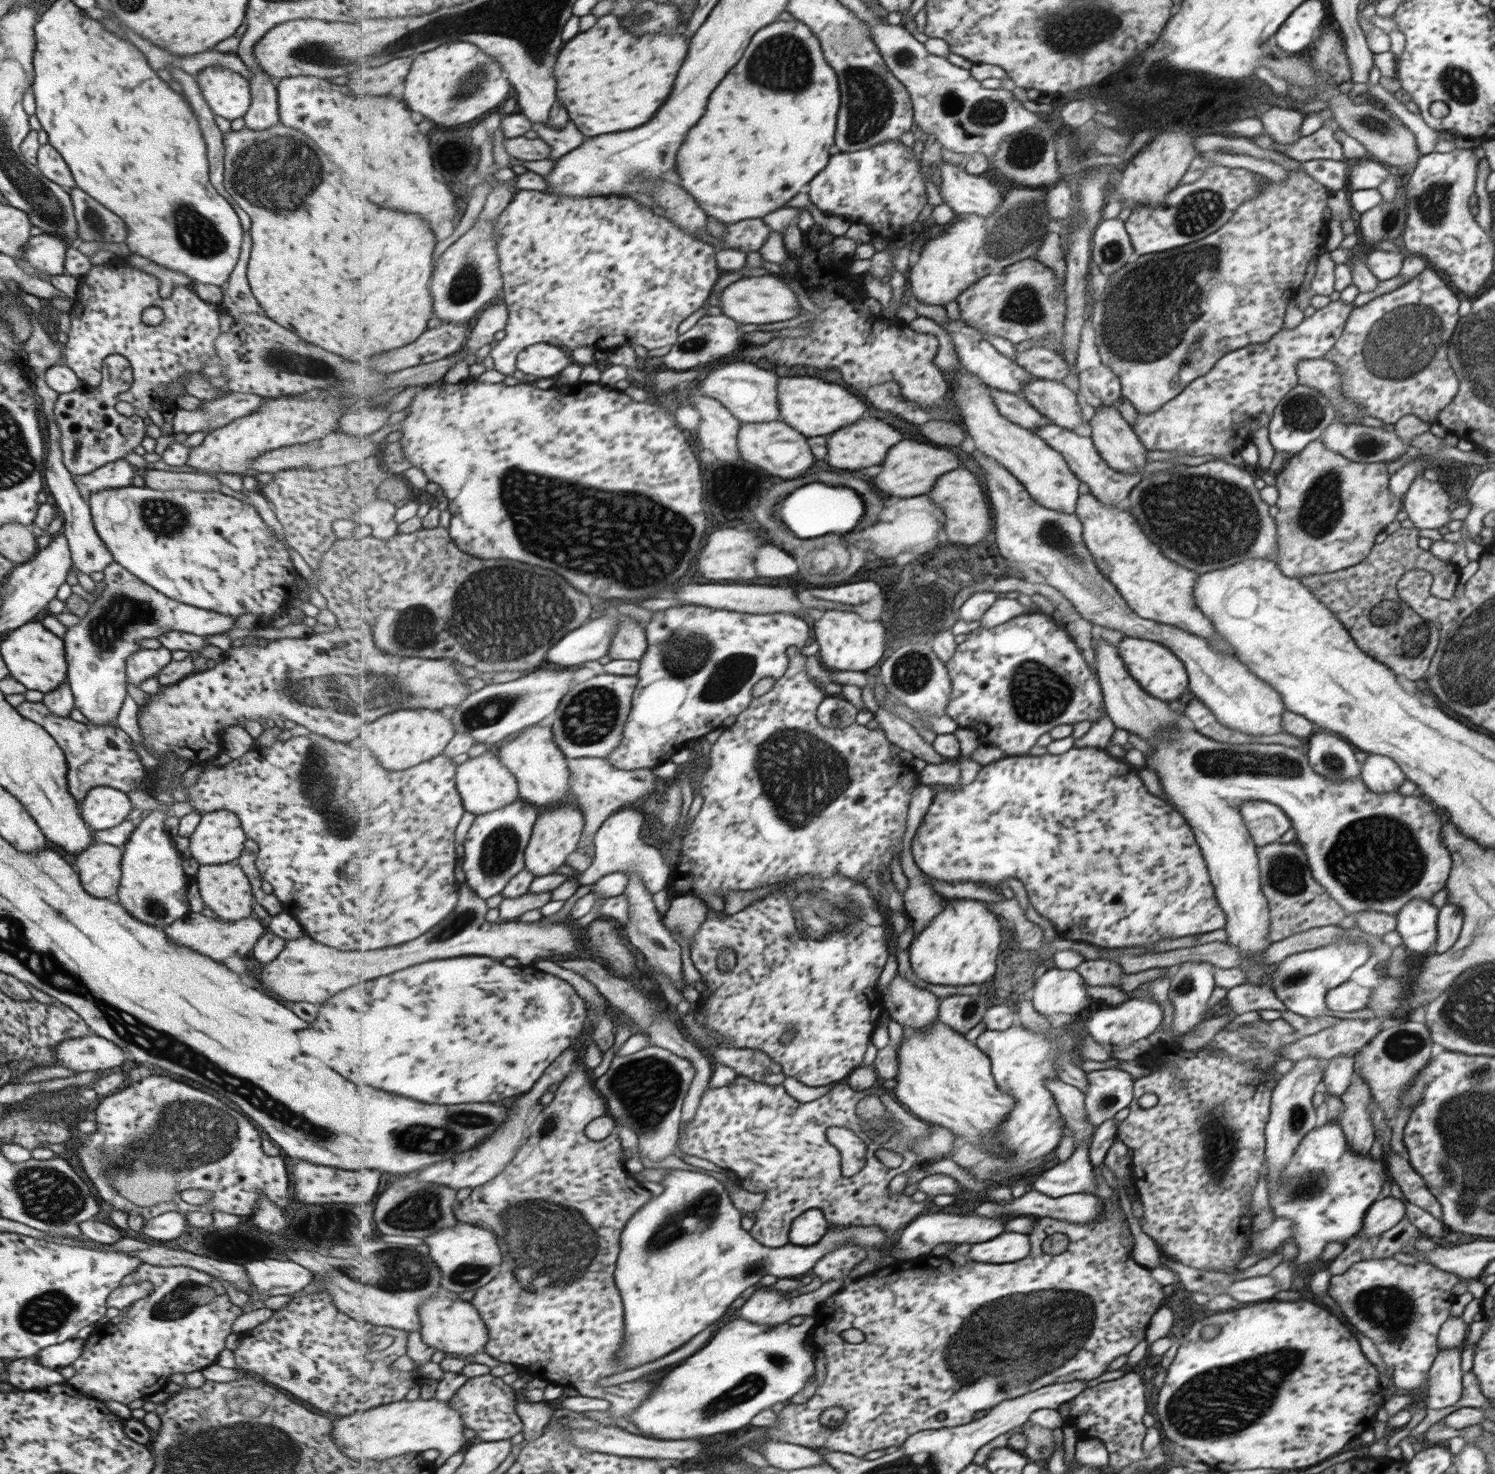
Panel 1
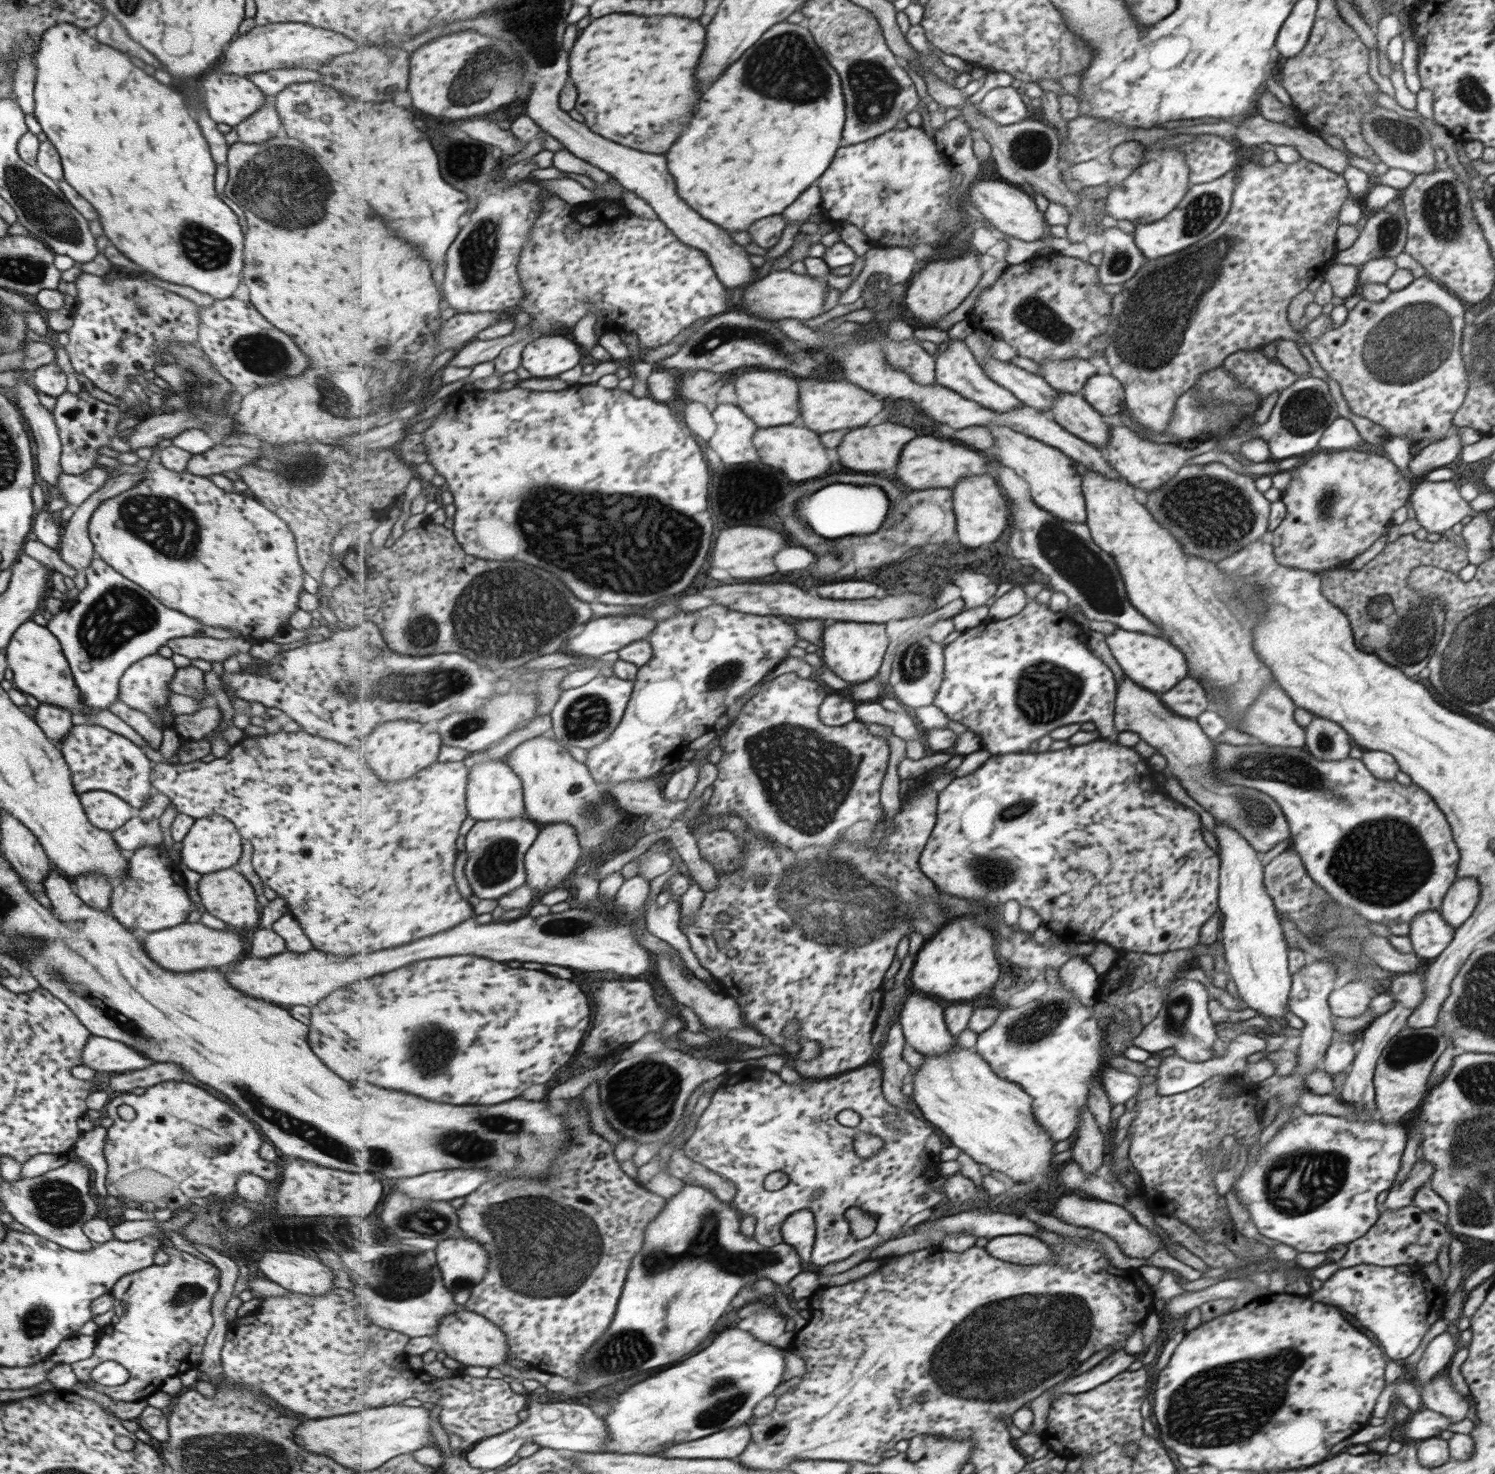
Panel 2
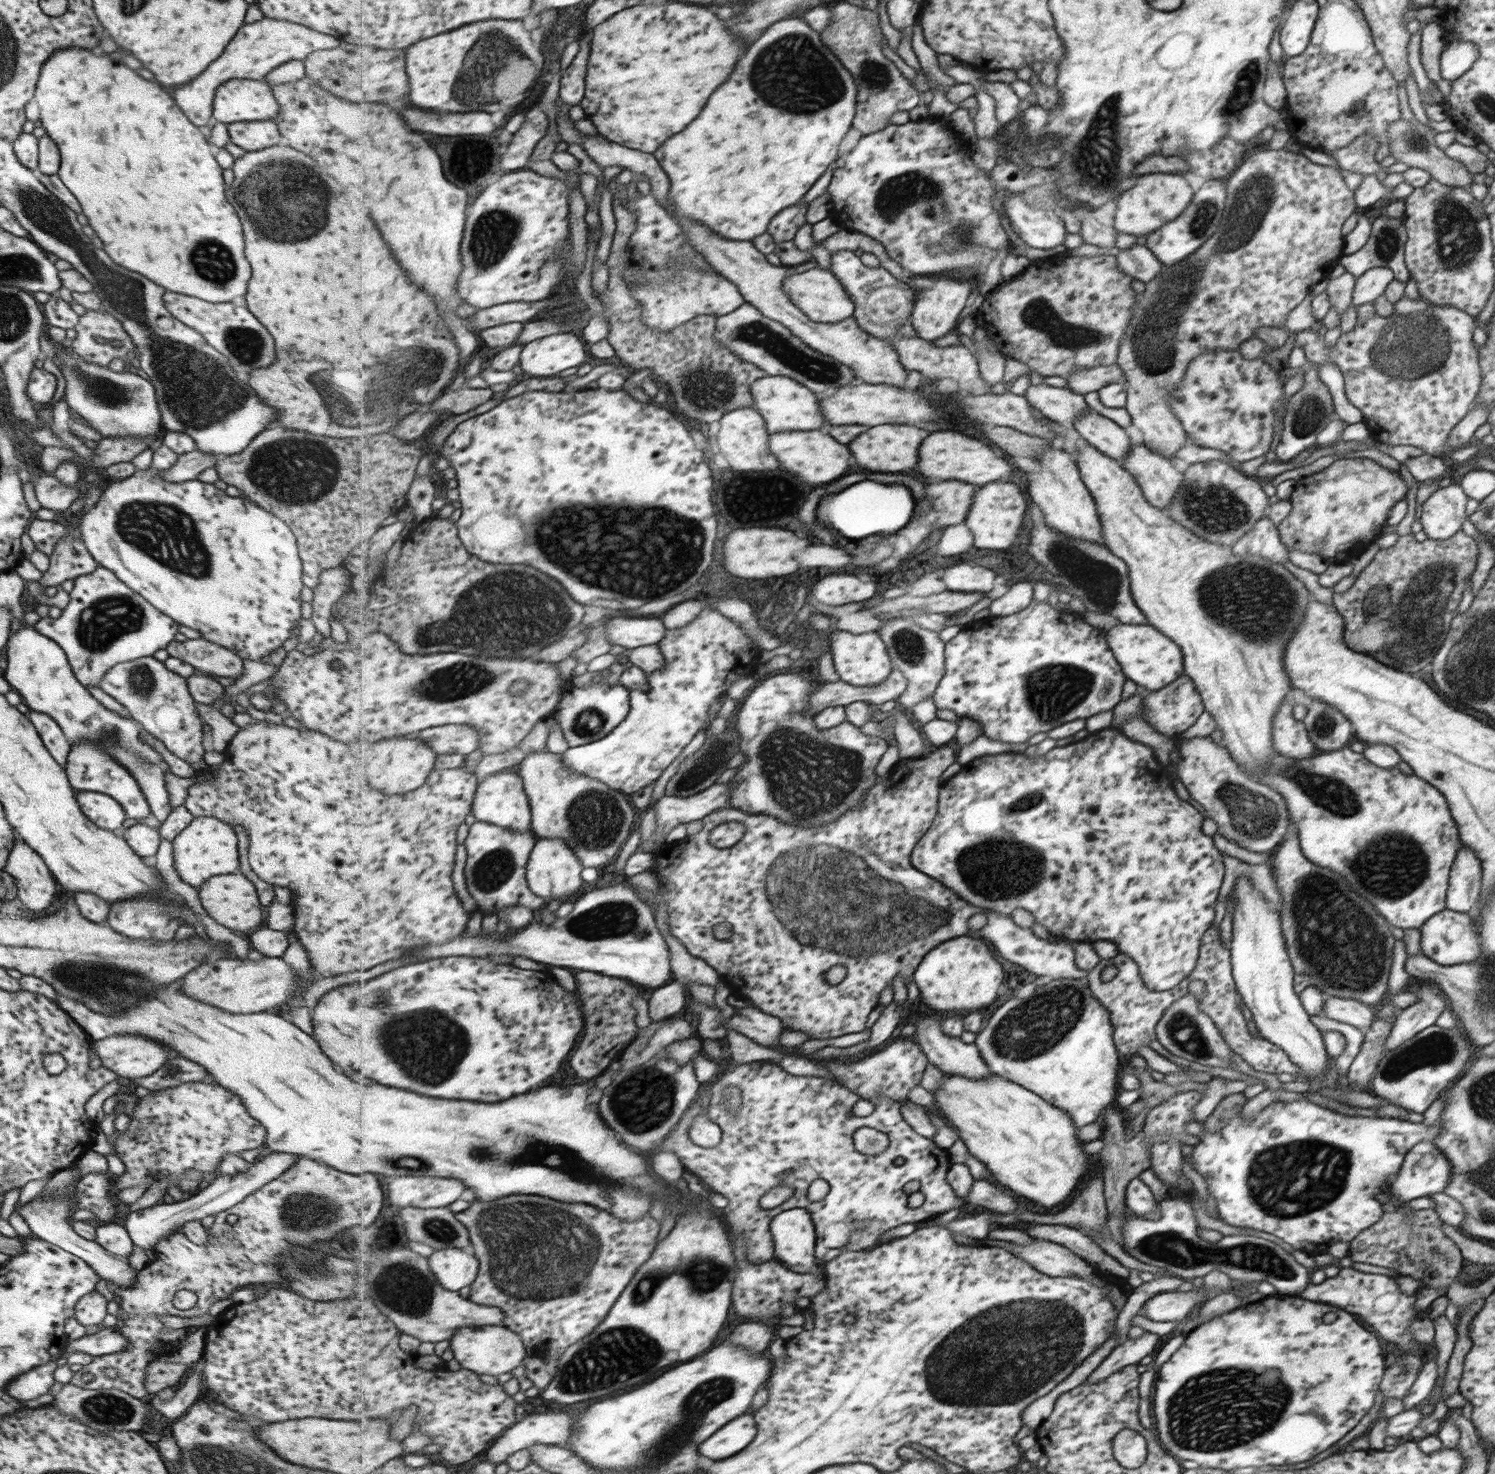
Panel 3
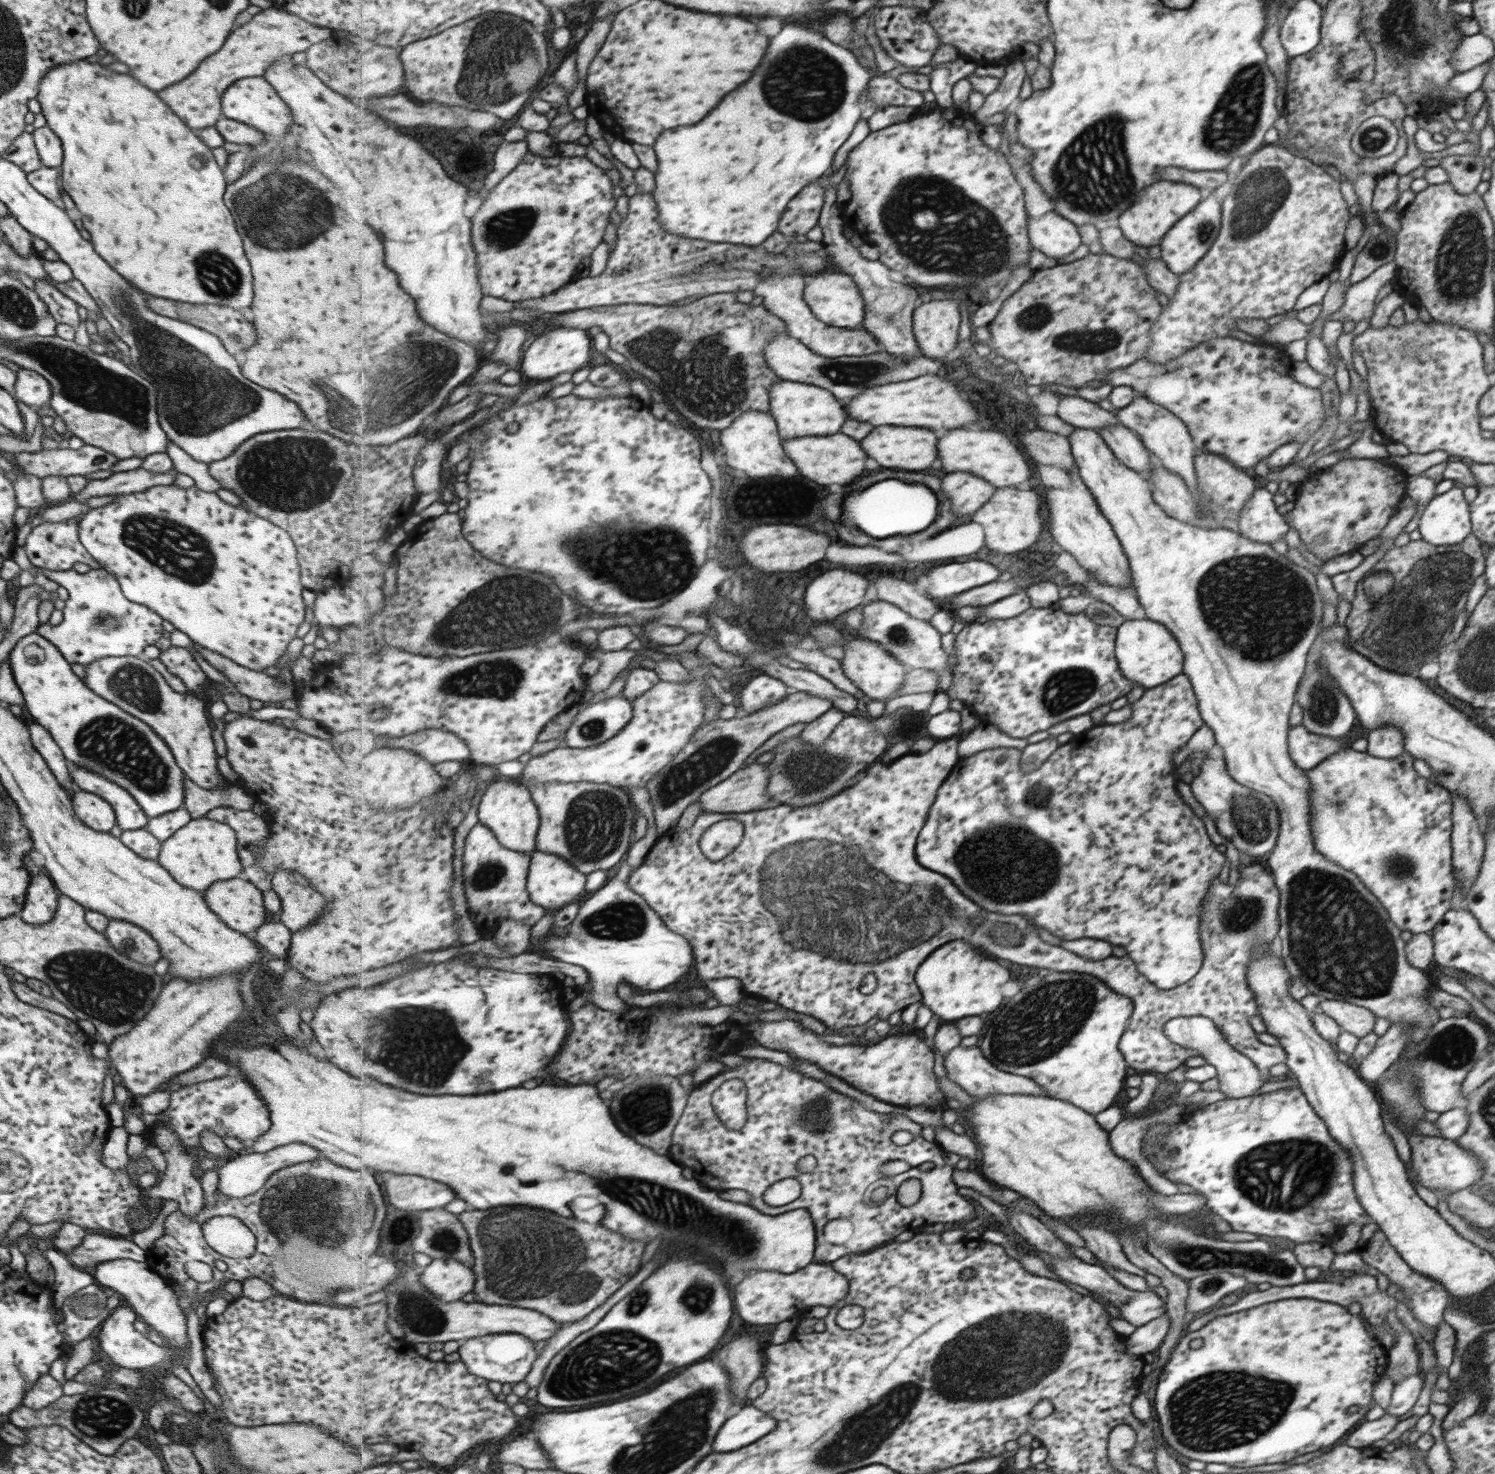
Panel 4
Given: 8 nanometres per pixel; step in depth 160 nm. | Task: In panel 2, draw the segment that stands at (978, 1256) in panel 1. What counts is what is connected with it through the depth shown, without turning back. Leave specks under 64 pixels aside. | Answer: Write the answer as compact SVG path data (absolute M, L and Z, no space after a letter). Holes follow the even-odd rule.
M1025 1234L999 1236L989 1240L985 1247L995 1258L1000 1258L1013 1265L1054 1263L1056 1261L1056 1256L1052 1254L1047 1244L1036 1237L1025 1236Z

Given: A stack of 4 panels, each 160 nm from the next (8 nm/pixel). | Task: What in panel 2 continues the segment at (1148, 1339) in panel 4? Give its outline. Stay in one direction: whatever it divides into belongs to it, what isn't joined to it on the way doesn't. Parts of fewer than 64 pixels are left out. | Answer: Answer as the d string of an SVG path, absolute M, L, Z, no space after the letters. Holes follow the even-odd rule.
M1114 1350L1109 1353L1099 1364L1092 1366L1084 1373L1074 1377L1064 1379L1060 1383L1056 1383L1056 1387L1052 1390L1050 1400L1059 1398L1062 1394L1079 1394L1087 1392L1087 1390L1095 1389L1097 1385L1107 1382L1116 1374L1128 1369L1131 1362L1141 1358L1141 1354L1128 1354L1123 1350Z

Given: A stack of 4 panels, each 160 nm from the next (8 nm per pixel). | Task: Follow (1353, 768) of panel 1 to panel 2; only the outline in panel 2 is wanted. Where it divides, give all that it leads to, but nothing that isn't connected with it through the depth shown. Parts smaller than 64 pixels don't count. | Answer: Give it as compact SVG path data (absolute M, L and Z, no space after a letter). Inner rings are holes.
M1314 716L1311 722L1305 726L1304 749L1313 754L1313 759L1321 761L1339 761L1347 758L1347 750L1351 750L1349 734L1335 722Z

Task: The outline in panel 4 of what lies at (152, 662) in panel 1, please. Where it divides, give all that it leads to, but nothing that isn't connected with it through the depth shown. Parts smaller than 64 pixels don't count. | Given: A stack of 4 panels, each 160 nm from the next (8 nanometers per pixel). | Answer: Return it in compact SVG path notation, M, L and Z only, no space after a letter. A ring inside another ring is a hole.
M141 656L103 657L85 665L85 686L97 696L144 722L166 744L174 762L191 782L205 790L222 791L229 782L217 770L207 707L189 692L173 691Z

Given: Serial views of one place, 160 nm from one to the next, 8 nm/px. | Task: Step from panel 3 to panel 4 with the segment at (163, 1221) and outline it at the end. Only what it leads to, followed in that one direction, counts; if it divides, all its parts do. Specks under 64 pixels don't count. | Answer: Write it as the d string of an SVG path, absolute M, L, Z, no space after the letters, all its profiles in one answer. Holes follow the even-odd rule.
M290 1142L285 1146L278 1146L276 1149L264 1153L249 1153L246 1155L232 1155L228 1161L216 1170L218 1182L216 1192L233 1198L243 1198L257 1192L262 1184L268 1179L273 1171L281 1170L286 1166L299 1164L300 1162L315 1161L320 1154L316 1148L311 1148L300 1142Z

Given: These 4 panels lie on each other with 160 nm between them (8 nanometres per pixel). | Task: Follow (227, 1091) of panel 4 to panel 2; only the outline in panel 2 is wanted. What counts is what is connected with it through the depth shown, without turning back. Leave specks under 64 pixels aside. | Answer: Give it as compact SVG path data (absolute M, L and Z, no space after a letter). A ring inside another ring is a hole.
M163 1081L154 1085L155 1086L151 1086L150 1088L148 1087L141 1096L135 1096L135 1094L127 1092L121 1096L111 1098L111 1100L107 1101L103 1106L105 1109L105 1116L112 1120L111 1126L106 1129L106 1136L104 1138L105 1143L102 1146L102 1153L104 1154L107 1169L105 1188L108 1195L113 1196L120 1202L119 1209L121 1211L126 1208L138 1208L147 1212L149 1217L151 1217L153 1210L168 1210L173 1212L175 1210L180 1210L181 1208L189 1207L192 1204L192 1198L210 1197L214 1200L217 1199L218 1201L221 1198L236 1199L235 1197L231 1197L231 1194L236 1192L235 1181L237 1180L237 1177L244 1172L254 1174L255 1176L266 1180L268 1183L277 1180L277 1176L279 1176L279 1170L277 1170L277 1168L282 1162L281 1160L279 1160L279 1162L277 1162L277 1160L265 1161L259 1157L257 1150L259 1144L261 1144L263 1140L263 1135L249 1119L246 1119L237 1111L234 1111L227 1103L218 1100L215 1096L211 1096L211 1094L208 1094L205 1090L190 1083ZM121 1104L127 1104L134 1108L134 1119L125 1121L117 1115L117 1111L115 1110L117 1110L117 1106L121 1106Z

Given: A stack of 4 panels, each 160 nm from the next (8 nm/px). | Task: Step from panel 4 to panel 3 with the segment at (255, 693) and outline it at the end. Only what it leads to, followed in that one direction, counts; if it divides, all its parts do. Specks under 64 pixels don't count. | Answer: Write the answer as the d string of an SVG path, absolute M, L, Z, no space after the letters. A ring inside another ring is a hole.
M202 639L172 640L164 646L168 656L179 658L204 674L237 678L242 673L242 658L235 651Z

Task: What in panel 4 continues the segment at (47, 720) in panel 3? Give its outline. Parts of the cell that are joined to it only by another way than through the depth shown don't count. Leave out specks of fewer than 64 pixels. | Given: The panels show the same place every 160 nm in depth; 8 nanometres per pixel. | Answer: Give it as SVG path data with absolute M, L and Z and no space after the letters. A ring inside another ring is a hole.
M35 722L28 725L28 731L33 748L35 748L37 754L43 758L43 762L49 767L51 774L57 779L57 782L69 792L69 794L79 791L80 788L71 780L68 763L65 758L63 758L61 749L51 738L49 731Z

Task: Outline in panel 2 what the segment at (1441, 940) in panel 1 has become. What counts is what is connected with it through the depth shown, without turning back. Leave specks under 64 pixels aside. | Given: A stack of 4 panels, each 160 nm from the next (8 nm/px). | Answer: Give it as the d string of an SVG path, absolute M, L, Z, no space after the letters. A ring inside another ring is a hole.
M1462 876L1453 882L1452 888L1445 894L1444 905L1438 909L1444 921L1456 929L1471 916L1479 896L1477 880L1471 876Z

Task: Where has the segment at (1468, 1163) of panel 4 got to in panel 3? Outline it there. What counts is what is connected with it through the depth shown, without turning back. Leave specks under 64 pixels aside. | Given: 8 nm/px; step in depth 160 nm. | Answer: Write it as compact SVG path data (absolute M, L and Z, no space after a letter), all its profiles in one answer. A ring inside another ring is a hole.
M1429 1140L1419 1141L1406 1153L1390 1194L1397 1200L1413 1200L1442 1192L1450 1177L1450 1164Z

